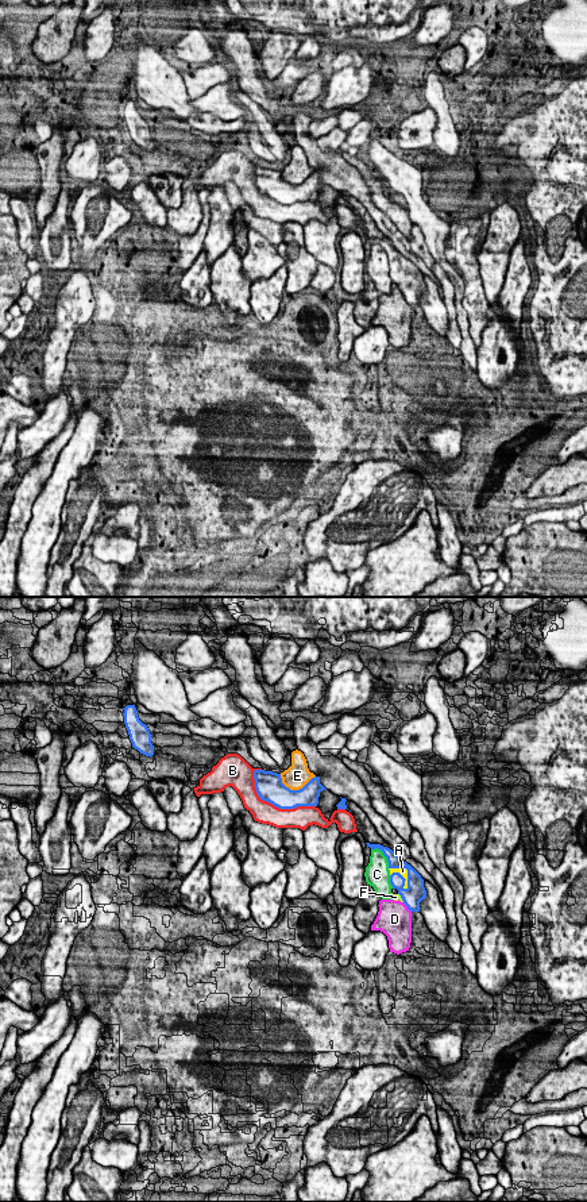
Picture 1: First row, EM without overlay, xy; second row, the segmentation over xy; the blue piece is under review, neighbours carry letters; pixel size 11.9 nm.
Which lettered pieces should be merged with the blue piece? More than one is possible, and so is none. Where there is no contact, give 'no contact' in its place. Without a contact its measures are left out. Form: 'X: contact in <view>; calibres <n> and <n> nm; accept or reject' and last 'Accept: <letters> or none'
A: contact in xy; calibres 220 and 90 nm; accept
B: contact in xy; calibres 320 and 260 nm; reject
C: contact in xy; calibres 160 and 280 nm; reject
D: contact in xy; calibres 240 and 400 nm; reject
E: contact in xy; calibres 280 and 300 nm; reject
F: contact in xy; calibres 240 and 90 nm; reject
Accept: A

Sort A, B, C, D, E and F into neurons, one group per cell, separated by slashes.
A / B / C / D F / E

